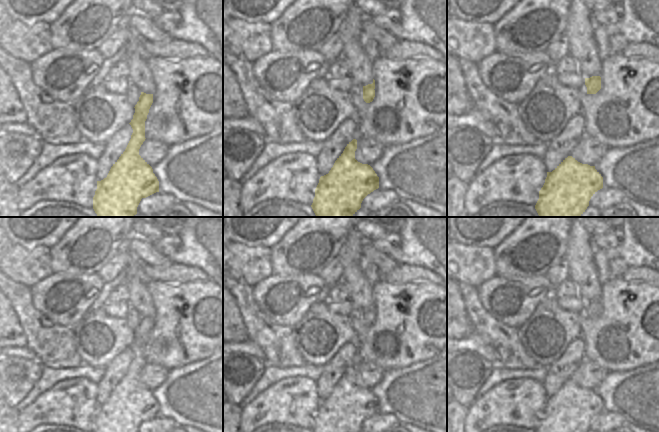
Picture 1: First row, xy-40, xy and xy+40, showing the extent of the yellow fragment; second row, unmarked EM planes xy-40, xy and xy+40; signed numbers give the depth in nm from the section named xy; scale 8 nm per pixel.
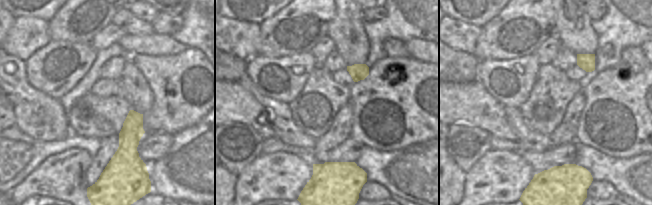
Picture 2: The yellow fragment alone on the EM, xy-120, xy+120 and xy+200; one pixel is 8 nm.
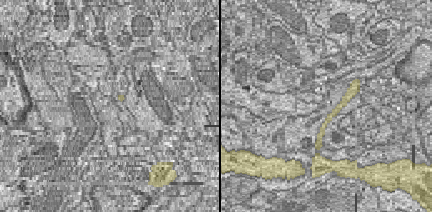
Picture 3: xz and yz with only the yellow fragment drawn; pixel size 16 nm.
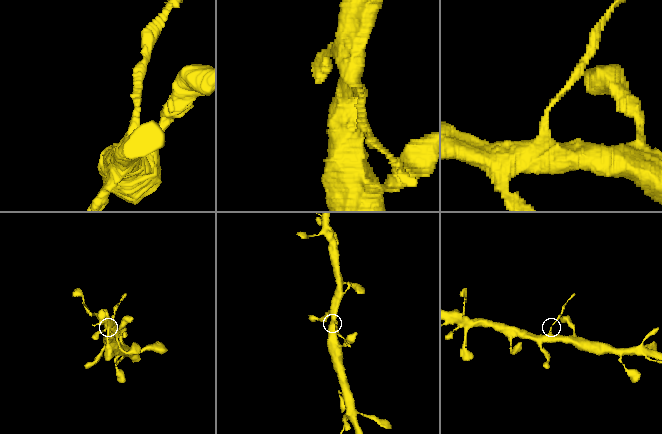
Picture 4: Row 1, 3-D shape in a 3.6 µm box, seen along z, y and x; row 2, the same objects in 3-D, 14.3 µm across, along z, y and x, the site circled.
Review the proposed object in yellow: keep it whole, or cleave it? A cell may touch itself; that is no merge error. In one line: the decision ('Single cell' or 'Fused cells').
Fused cells.

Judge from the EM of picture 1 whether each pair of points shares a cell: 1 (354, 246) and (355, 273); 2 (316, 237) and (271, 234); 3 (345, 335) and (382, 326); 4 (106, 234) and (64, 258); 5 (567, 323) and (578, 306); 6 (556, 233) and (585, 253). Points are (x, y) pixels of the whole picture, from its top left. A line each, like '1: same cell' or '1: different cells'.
1: same cell
2: different cells
3: different cells
4: same cell
5: different cells
6: different cells

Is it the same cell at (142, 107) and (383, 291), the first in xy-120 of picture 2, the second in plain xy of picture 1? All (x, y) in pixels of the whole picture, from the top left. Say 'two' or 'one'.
two

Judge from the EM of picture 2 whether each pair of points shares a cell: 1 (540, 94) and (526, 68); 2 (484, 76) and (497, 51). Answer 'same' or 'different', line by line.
1: different
2: different

